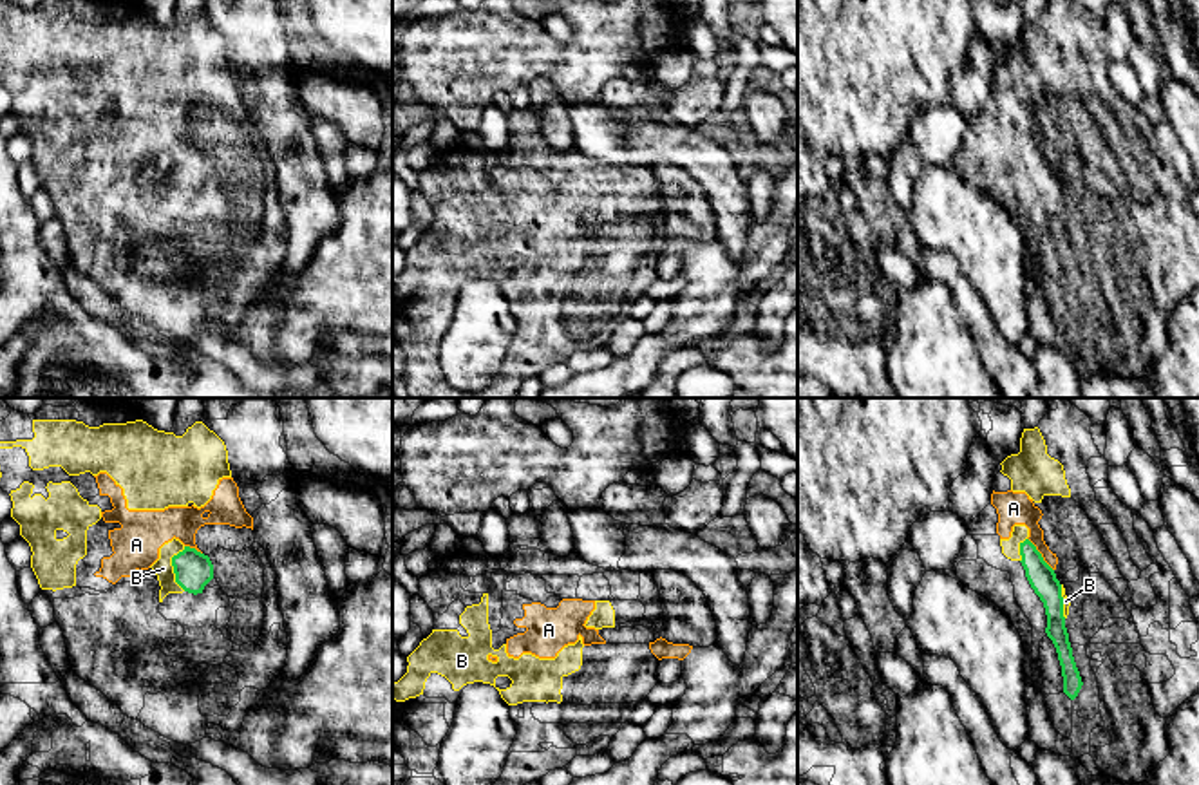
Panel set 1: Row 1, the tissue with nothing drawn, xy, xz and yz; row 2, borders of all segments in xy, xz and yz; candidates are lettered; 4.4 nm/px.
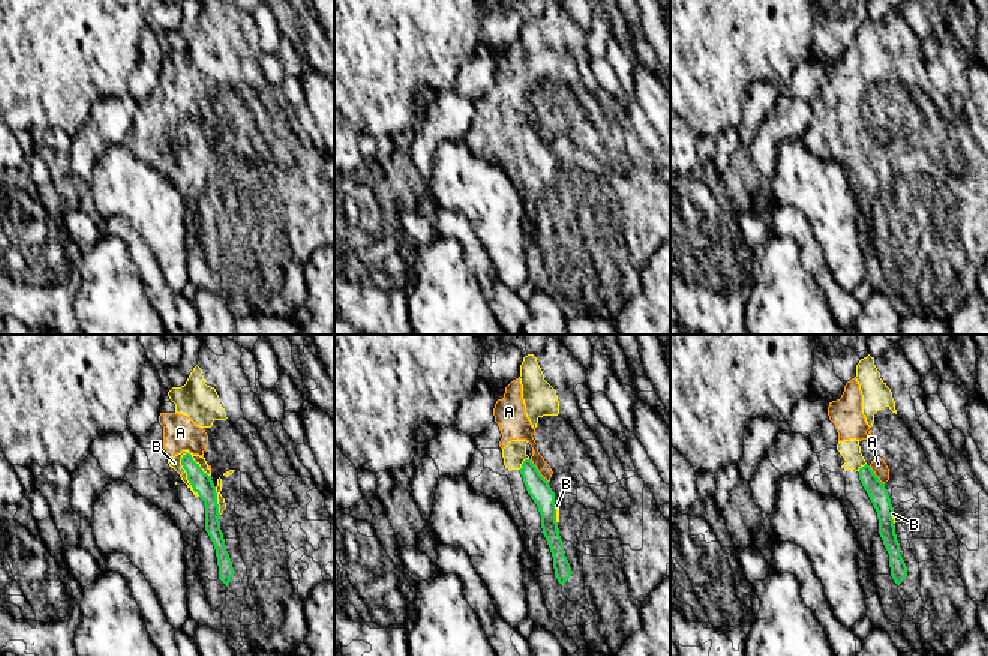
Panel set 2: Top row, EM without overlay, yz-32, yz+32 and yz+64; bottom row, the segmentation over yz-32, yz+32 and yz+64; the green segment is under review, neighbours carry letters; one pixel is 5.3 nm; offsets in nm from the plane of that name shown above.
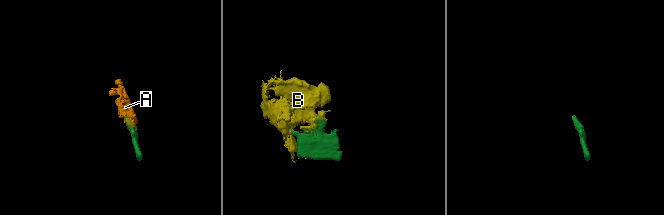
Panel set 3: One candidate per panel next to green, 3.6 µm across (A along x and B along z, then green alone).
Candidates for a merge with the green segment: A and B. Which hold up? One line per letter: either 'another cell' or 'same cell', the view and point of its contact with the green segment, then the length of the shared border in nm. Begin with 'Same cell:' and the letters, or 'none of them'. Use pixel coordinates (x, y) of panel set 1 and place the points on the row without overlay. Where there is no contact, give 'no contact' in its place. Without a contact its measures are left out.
Same cell: A, B
A: same cell; meets green in yz at (1040, 149); contact 190 nm long
B: same cell; meets green in xy at (174, 163); contact 200 nm long

